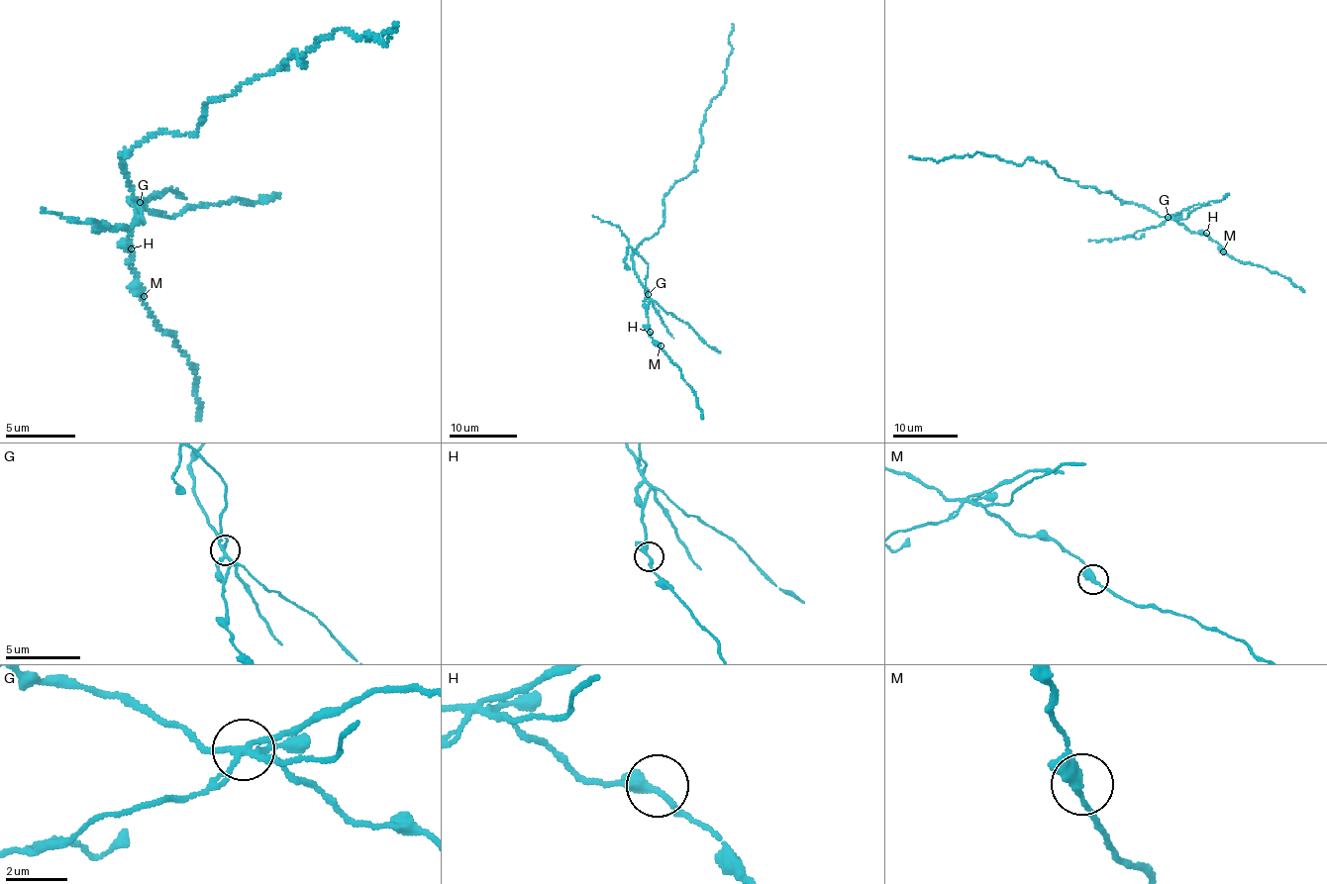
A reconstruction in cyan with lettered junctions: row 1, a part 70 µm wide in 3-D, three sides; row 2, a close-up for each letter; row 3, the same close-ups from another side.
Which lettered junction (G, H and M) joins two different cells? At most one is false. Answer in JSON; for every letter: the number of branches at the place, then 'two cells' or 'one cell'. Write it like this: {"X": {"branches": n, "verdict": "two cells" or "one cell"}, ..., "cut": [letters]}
{"G": {"branches": 5, "verdict": "two cells"}, "H": {"branches": 3, "verdict": "one cell"}, "M": {"branches": 3, "verdict": "one cell"}, "cut": ["G"]}

